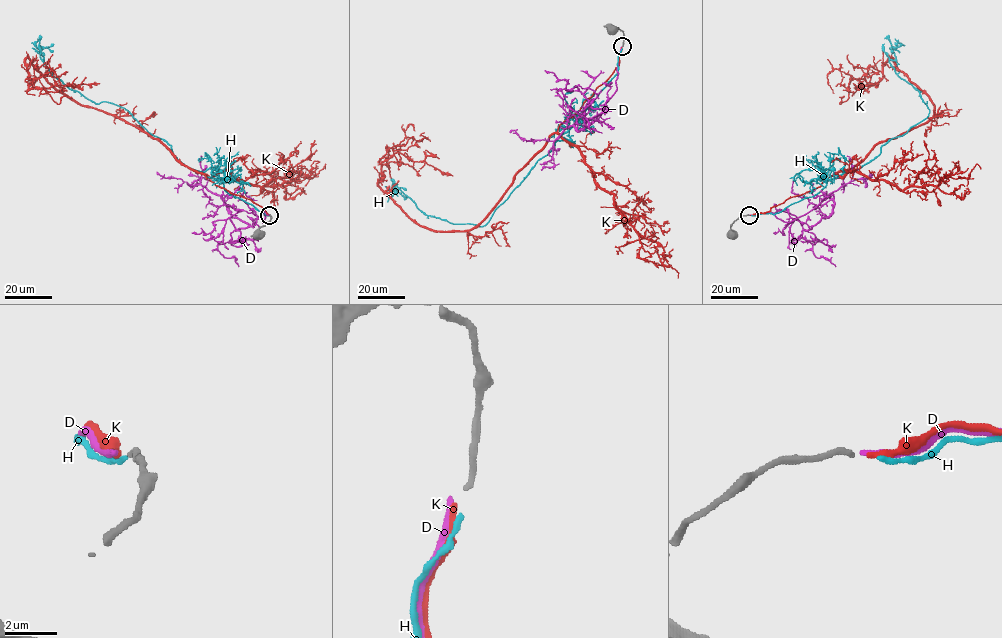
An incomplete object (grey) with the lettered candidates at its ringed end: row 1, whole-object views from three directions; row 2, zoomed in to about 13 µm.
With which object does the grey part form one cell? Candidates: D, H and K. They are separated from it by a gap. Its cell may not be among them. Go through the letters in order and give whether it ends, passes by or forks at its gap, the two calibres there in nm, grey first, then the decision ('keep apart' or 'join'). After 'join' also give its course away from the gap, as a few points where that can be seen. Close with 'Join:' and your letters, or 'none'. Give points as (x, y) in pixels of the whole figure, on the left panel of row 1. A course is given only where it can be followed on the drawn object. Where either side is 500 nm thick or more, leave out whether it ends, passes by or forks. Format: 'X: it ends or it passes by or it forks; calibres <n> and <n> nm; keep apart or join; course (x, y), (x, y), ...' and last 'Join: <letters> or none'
D: it ends; calibres 220 and 220 nm; keep apart
H: it ends; calibres 220 and 190 nm; keep apart
K: it ends; calibres 220 and 240 nm; join; course (268, 215), (183, 165), (141, 129), (70, 99), (27, 58), (25, 61), (32, 80), (28, 88), (99, 83)
Join: K

